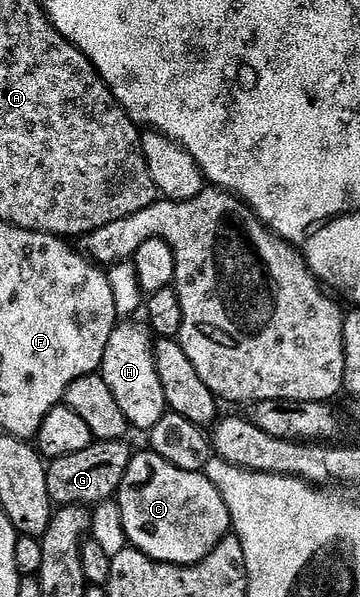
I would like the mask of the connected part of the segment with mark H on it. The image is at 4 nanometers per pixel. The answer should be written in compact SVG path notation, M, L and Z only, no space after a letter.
M125 321L116 326L99 371L111 392L115 392L115 400L119 400L119 408L123 408L123 416L127 416L130 427L142 432L153 430L167 413L163 384L157 371L155 346L152 341L149 343L150 331L145 330Z

